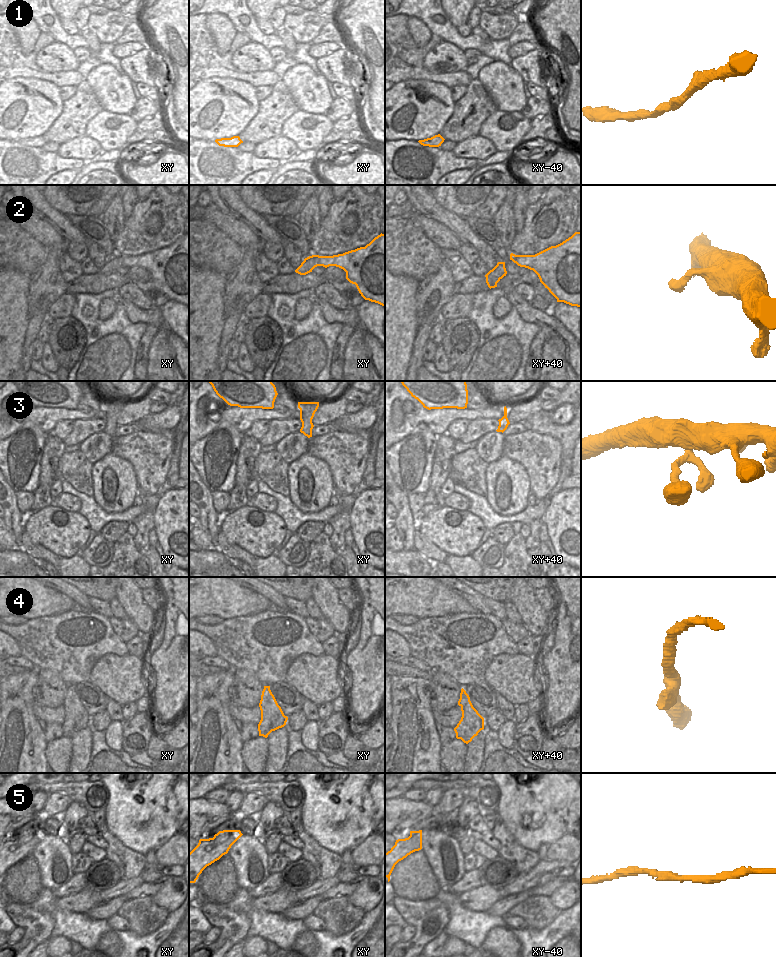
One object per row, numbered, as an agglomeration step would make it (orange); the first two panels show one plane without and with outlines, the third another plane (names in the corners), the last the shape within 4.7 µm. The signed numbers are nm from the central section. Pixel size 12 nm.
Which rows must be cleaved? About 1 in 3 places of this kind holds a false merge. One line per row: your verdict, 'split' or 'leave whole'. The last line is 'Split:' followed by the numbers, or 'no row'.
1: leave whole
2: leave whole
3: leave whole
4: leave whole
5: leave whole
Split: no row

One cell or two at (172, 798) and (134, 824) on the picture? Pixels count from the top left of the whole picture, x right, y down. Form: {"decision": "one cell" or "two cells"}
{"decision": "one cell"}

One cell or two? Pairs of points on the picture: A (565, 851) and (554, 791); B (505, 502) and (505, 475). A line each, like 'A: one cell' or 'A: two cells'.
A: two cells
B: one cell

